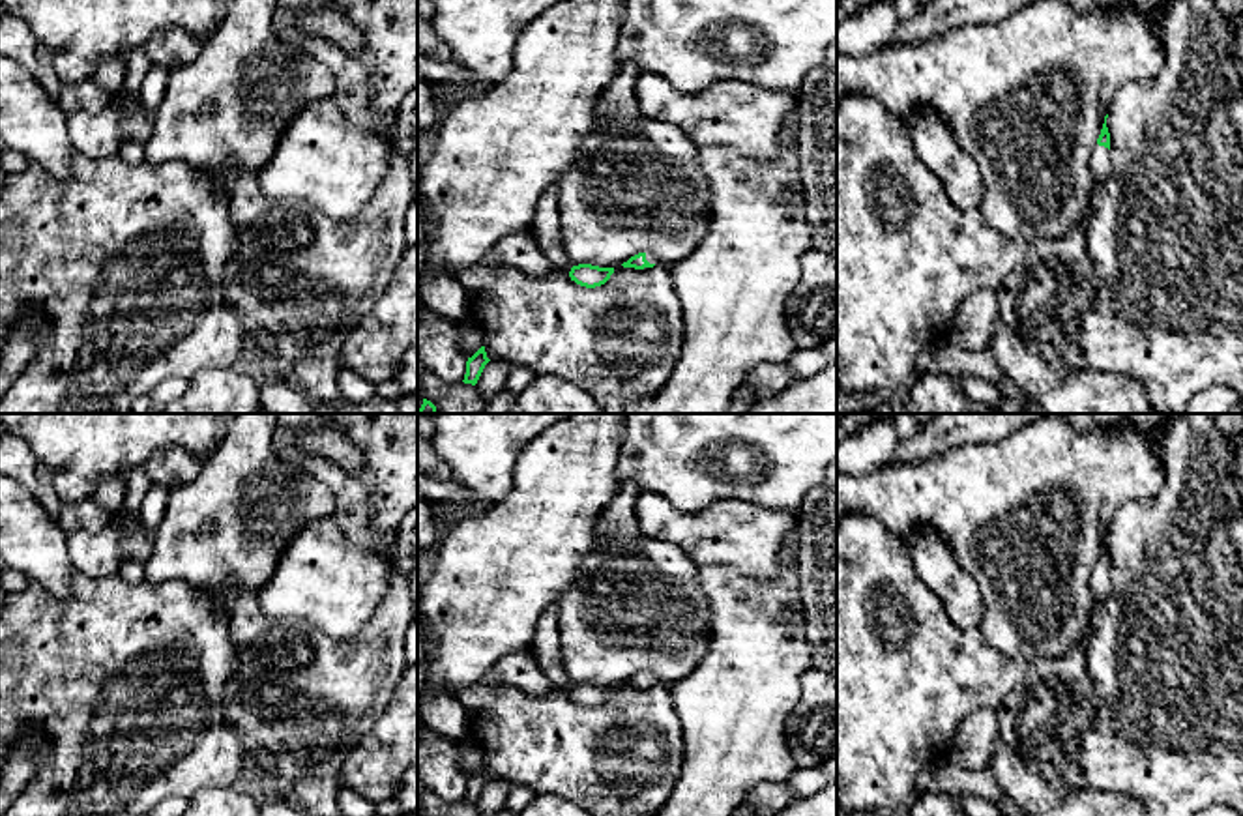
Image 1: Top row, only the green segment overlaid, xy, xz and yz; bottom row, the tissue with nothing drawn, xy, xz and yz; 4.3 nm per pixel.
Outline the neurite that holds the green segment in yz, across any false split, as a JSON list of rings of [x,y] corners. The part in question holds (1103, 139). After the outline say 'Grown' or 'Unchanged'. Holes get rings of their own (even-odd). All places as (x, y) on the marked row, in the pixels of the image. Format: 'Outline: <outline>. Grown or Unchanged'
Outline: [[[1108,114],[1104,116],[1104,124],[1103,124],[1101,135],[1097,138],[1097,146],[1093,150],[1091,165],[1089,165],[1091,176],[1093,176],[1093,185],[1101,185],[1110,172],[1110,133],[1106,127],[1106,118],[1108,118]]]. Grown

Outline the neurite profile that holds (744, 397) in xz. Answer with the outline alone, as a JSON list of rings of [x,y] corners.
[[[745,382],[741,387],[738,387],[732,395],[730,406],[726,414],[747,414],[749,408],[754,402],[754,391],[753,387]]]

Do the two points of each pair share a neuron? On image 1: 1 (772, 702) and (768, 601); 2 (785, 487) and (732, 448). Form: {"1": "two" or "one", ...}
{"1": "one", "2": "one"}

